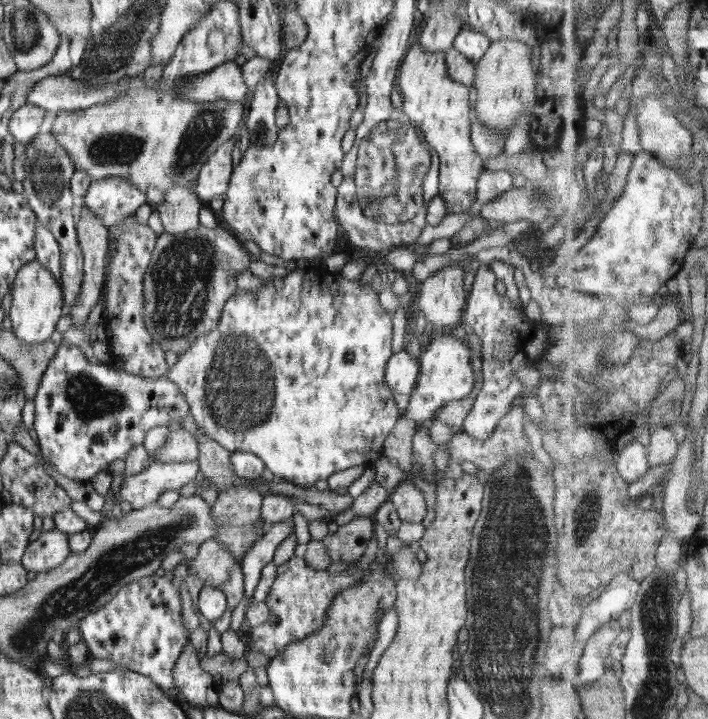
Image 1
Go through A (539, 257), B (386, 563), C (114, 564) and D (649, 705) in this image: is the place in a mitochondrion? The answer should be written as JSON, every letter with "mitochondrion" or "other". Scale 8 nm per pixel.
{"A":"other","B":"other","C":"mitochondrion","D":"mitochondrion"}

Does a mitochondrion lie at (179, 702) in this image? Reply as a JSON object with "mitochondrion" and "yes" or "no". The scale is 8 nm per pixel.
{"mitochondrion":"no"}

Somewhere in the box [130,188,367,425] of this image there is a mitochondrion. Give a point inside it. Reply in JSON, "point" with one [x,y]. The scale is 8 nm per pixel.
{"point":[184,273]}

